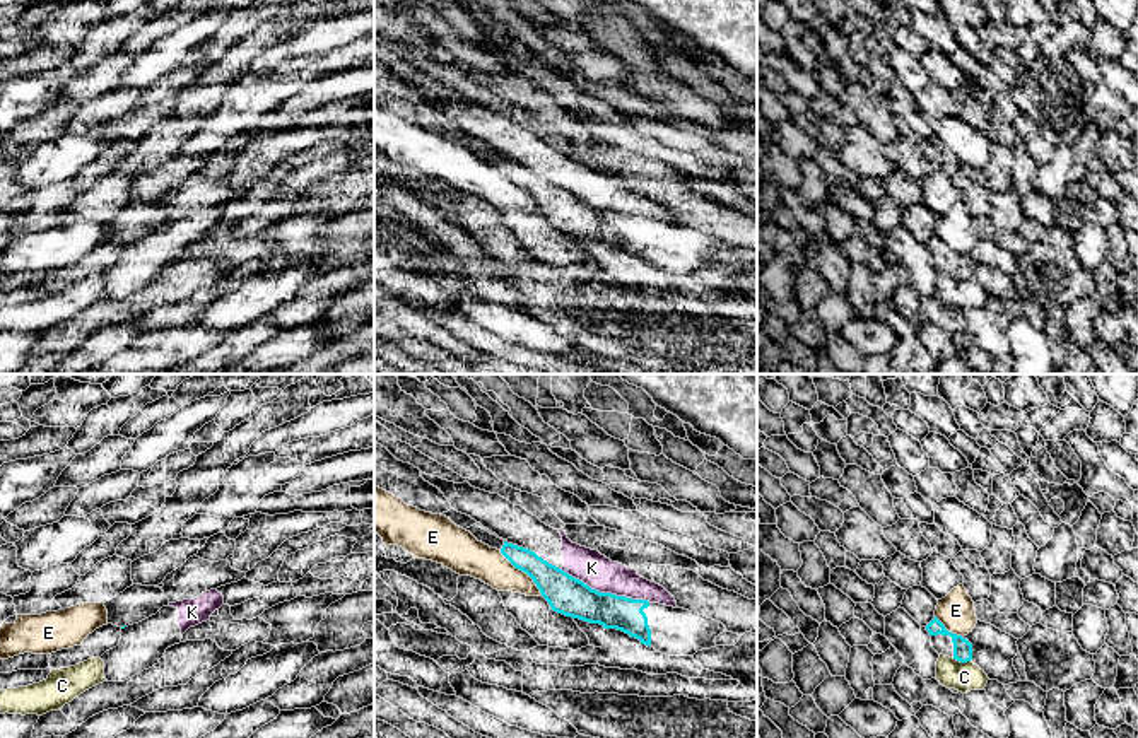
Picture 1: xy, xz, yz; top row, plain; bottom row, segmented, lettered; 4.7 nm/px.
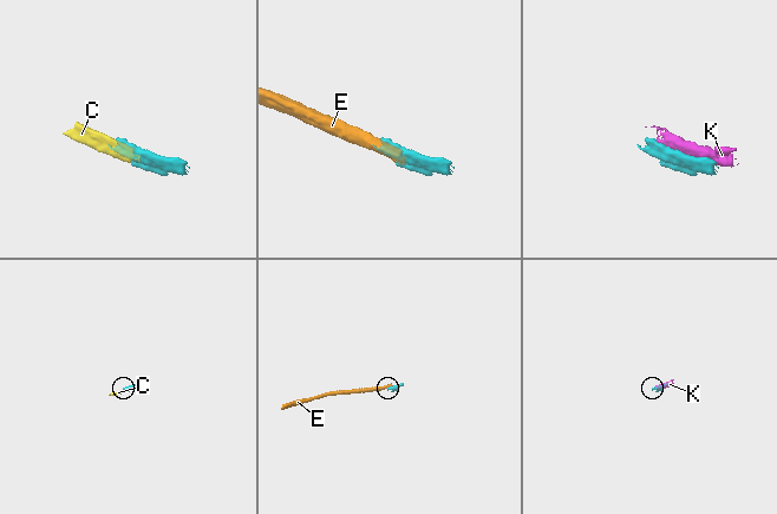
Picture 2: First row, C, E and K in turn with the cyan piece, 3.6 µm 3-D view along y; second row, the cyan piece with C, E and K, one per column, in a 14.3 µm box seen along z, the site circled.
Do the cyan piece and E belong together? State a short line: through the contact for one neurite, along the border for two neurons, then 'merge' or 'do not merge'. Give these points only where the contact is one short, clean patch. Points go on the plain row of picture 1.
line xz (499, 168), (542, 210); do not merge

